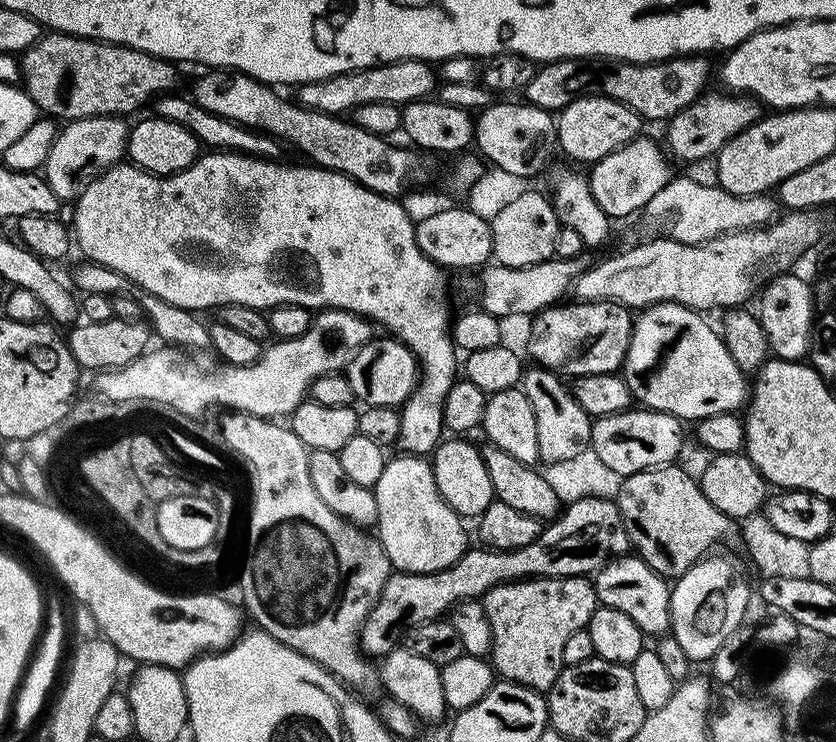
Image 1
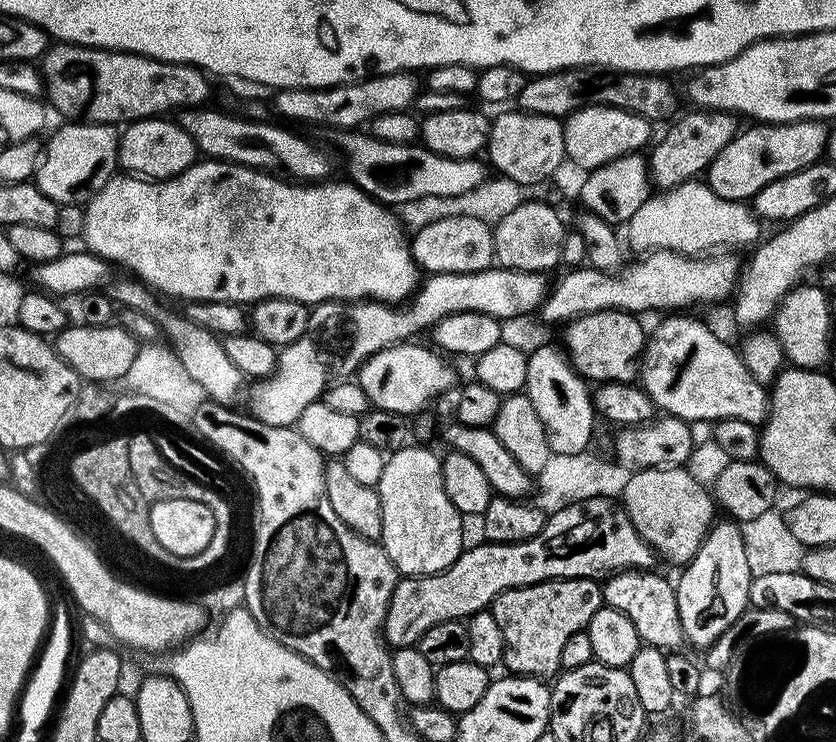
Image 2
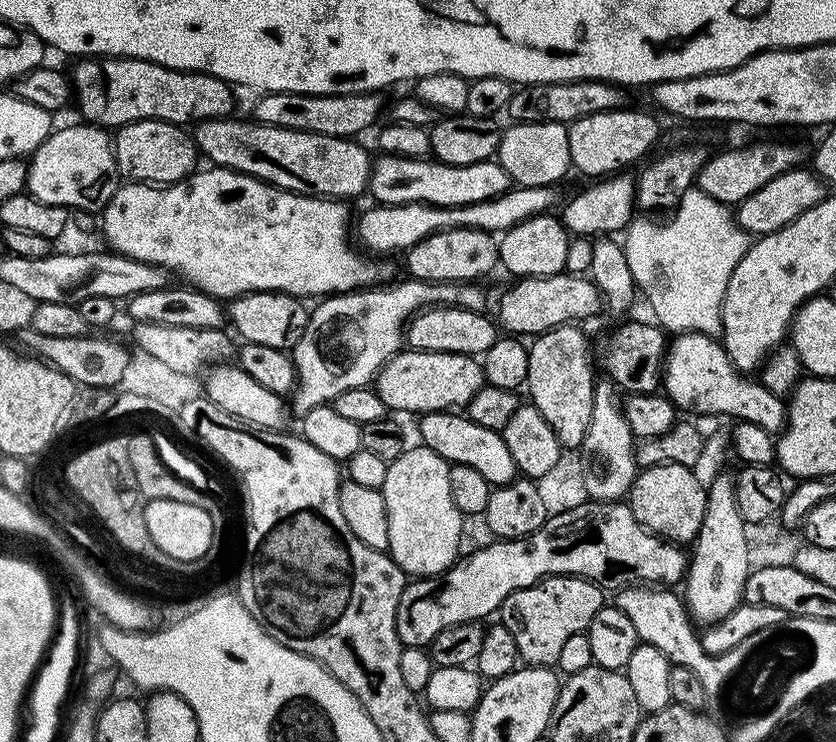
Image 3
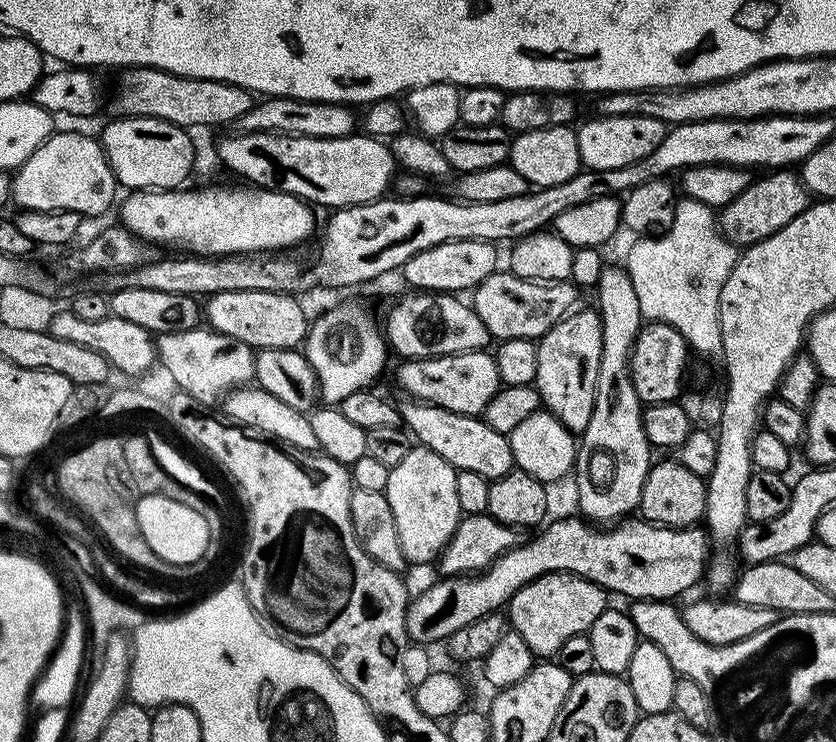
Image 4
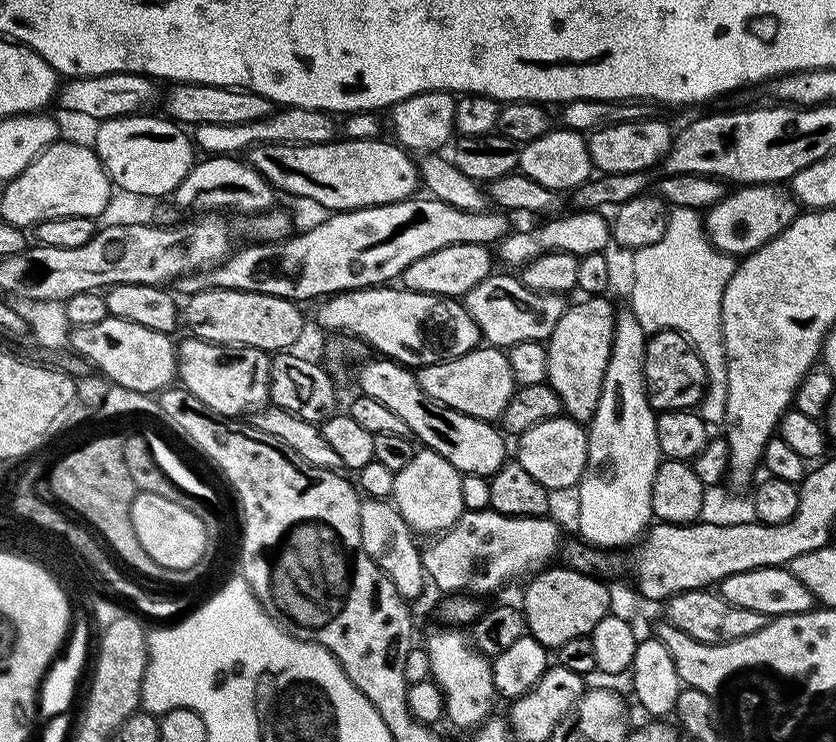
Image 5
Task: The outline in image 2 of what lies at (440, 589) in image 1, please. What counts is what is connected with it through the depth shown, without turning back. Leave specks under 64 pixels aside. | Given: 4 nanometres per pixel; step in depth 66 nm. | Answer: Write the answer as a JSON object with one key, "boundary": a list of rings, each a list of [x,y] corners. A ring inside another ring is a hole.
{"boundary":[[[592,497],[586,501],[574,502],[565,509],[549,515],[544,521],[542,530],[534,538],[526,542],[506,542],[494,544],[479,542],[465,547],[459,558],[450,568],[429,576],[409,576],[396,581],[396,589],[384,619],[384,638],[388,647],[413,647],[430,630],[430,626],[438,626],[438,622],[464,620],[475,612],[485,611],[496,601],[498,594],[511,588],[521,588],[531,584],[540,584],[544,580],[569,580],[570,578],[586,578],[603,582],[610,576],[625,570],[652,570],[657,567],[658,557],[652,547],[634,530],[634,522],[626,514],[626,510],[615,499],[610,497]]]}

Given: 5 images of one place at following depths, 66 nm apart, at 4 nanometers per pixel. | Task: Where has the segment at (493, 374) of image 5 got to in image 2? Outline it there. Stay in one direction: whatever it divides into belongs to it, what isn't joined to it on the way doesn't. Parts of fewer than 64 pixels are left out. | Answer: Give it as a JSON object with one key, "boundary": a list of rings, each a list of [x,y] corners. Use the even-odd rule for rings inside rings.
{"boundary":[[[416,343],[395,344],[366,358],[358,373],[358,383],[362,390],[366,390],[366,398],[372,408],[390,410],[394,414],[412,418],[415,412],[422,411],[435,396],[451,390],[456,376],[451,366],[444,361],[447,359],[439,351],[431,347],[423,348]]]}

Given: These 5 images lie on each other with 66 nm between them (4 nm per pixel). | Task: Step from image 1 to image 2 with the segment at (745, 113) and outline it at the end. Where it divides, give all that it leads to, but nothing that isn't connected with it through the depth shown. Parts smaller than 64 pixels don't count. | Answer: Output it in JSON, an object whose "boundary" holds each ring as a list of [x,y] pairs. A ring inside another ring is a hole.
{"boundary":[[[688,110],[685,116],[677,115],[667,125],[669,128],[665,130],[664,137],[651,145],[652,157],[649,155],[646,160],[651,183],[660,187],[657,189],[667,190],[677,188],[682,182],[697,179],[701,174],[707,173],[714,158],[718,158],[718,154],[722,154],[722,150],[726,150],[726,146],[735,138],[738,131],[736,123],[737,117],[731,112]]]}

